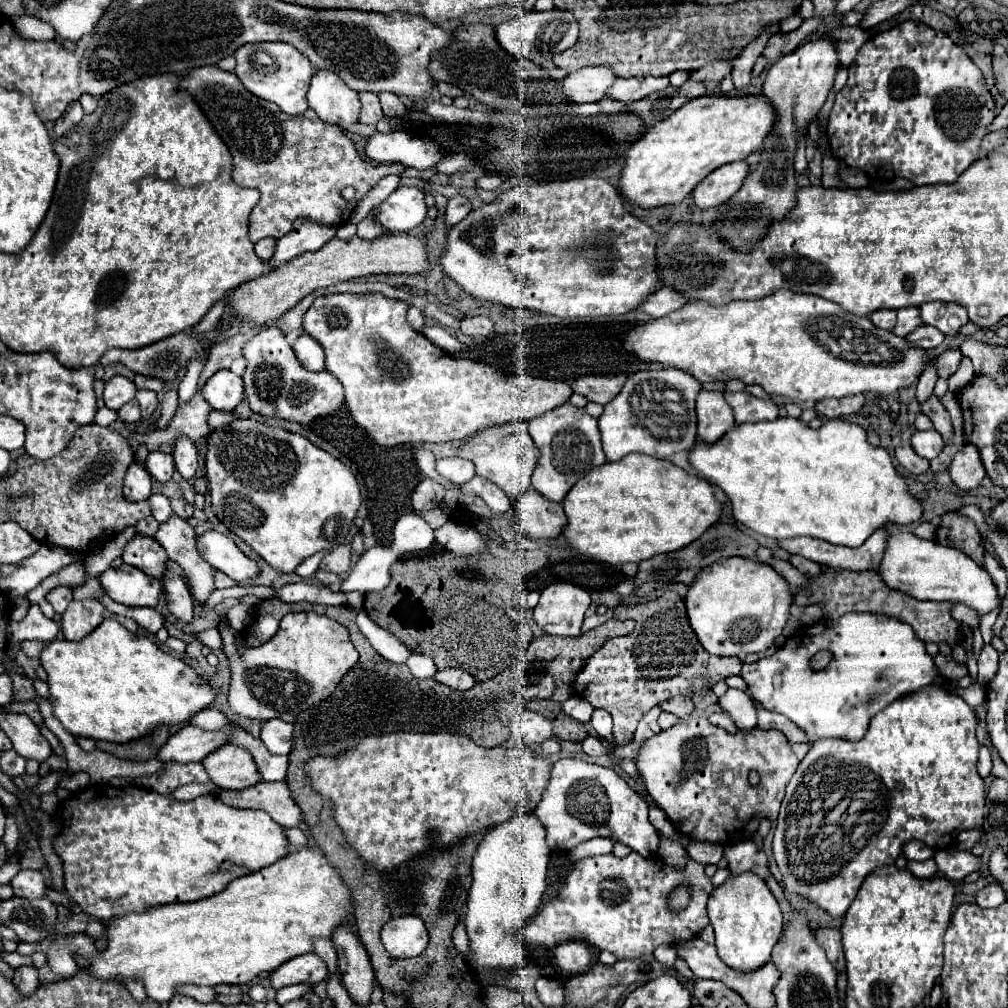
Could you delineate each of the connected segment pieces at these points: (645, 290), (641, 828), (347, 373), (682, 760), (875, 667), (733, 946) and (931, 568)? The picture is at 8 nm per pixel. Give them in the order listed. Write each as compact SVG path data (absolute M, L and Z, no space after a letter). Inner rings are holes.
M580 177L514 187L492 203L470 211L468 217L452 227L440 263L446 275L462 285L466 293L490 303L554 317L624 315L638 309L660 289L656 243L656 233L624 209L614 185L598 177Z
M560 759L554 763L548 789L534 815L548 831L546 843L550 849L570 851L592 837L610 837L642 857L652 857L660 845L660 835L648 821L648 803L612 769L580 759Z
M336 293L318 297L304 315L304 331L312 335L326 351L326 369L344 385L346 407L354 423L380 447L402 443L442 443L466 439L484 427L510 421L530 421L570 399L574 393L566 381L548 381L534 377L510 379L490 365L470 359L454 359L414 331L406 321L408 305L388 299L380 293L352 295Z
M686 719L678 725L660 731L638 753L636 767L646 781L646 789L656 805L670 817L674 827L682 831L688 839L708 841L718 845L732 845L740 841L752 839L758 831L760 819L766 817L770 821L778 819L778 809L784 797L784 789L788 779L794 775L798 767L798 759L790 749L788 739L782 731L776 729L752 729L752 731L736 731L728 733L722 727L712 725L708 719ZM756 771L760 781L752 785L748 781L748 773Z
M844 615L838 621L822 619L816 625L800 627L784 643L784 647L776 649L774 655L744 665L740 677L746 679L750 695L764 709L782 713L792 719L810 737L810 743L822 737L858 741L862 739L862 735L866 735L868 723L878 711L882 711L898 697L934 683L936 667L932 657L926 653L924 643L916 639L916 633L912 631L912 627L908 627L908 623L896 623L896 619L876 619L876 615ZM822 649L830 649L834 653L834 659L824 669L816 671L812 669L810 659Z
M752 873L728 877L724 885L712 891L708 899L708 919L714 927L720 959L740 973L752 973L770 961L772 947L780 939L784 925L778 901L770 893L764 879Z
M898 531L888 537L878 573L890 589L910 595L918 601L966 603L980 615L998 607L998 593L986 569L978 567L968 555L958 549L942 547L940 543L920 539L908 531Z

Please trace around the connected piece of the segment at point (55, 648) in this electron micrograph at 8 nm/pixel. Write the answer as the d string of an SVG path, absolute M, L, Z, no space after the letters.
M106 619L80 643L58 639L48 643L40 655L40 661L48 673L50 705L54 715L74 737L90 737L110 743L136 741L150 735L160 725L172 727L188 723L192 715L208 709L218 697L218 689L210 687L192 665L172 653L162 651L152 639L126 631L116 619Z

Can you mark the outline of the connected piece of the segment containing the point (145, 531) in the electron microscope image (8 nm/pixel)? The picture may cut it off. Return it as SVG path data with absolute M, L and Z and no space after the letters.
M148 517L148 519L142 519L142 521L136 525L136 531L138 531L140 535L154 537L156 531L158 531L158 527L160 527L160 523L156 523L154 517Z

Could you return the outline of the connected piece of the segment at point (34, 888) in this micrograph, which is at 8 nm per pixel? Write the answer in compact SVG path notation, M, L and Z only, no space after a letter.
M20 869L10 885L14 889L14 895L22 899L40 899L46 893L44 875L34 869Z

